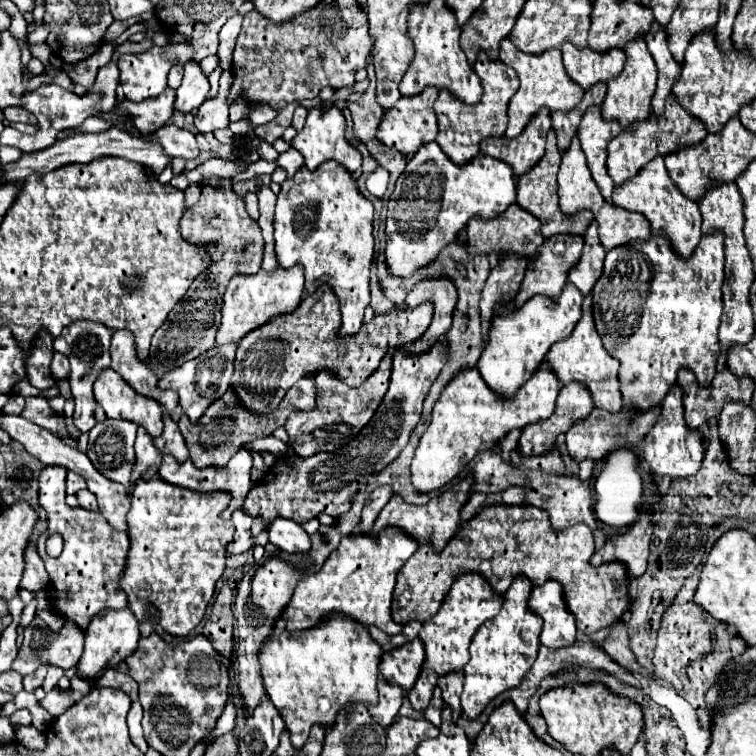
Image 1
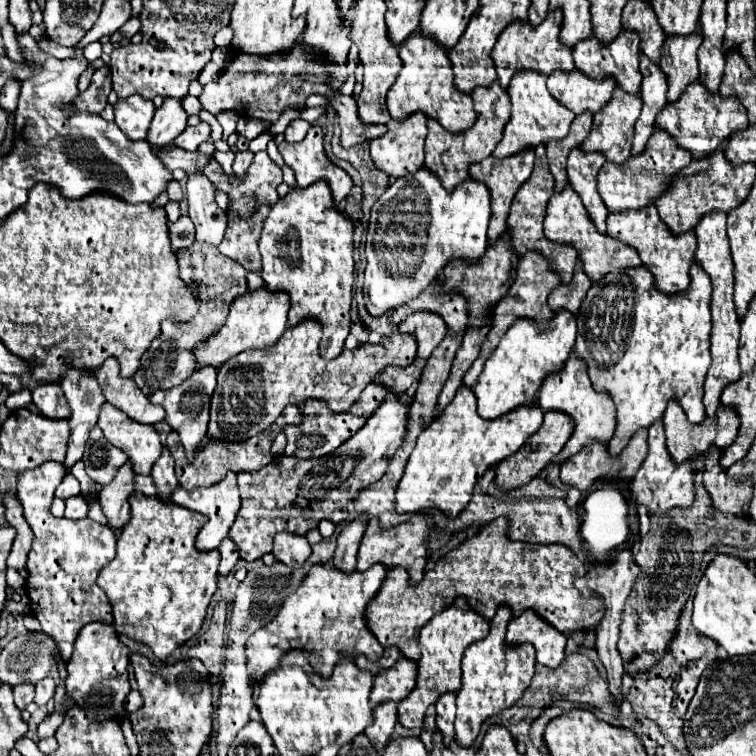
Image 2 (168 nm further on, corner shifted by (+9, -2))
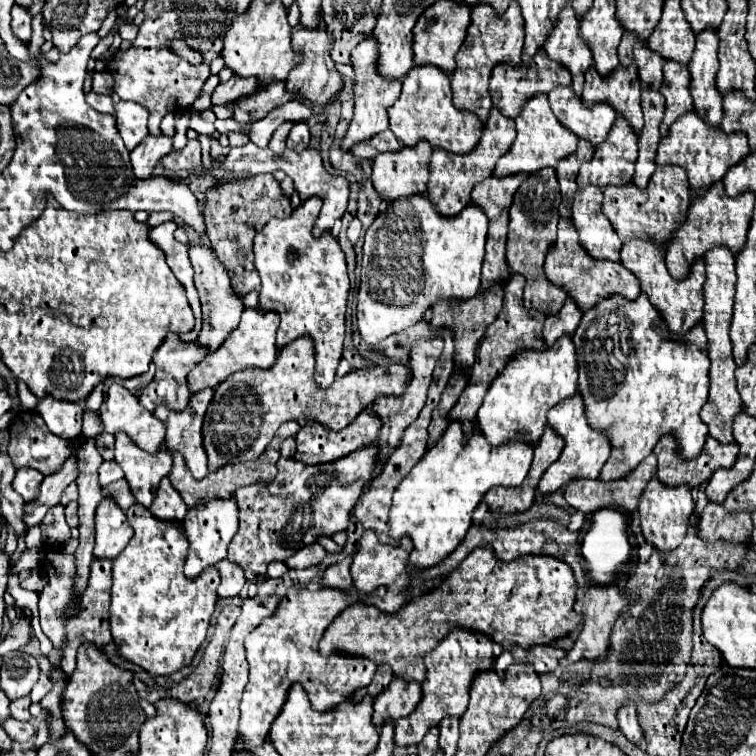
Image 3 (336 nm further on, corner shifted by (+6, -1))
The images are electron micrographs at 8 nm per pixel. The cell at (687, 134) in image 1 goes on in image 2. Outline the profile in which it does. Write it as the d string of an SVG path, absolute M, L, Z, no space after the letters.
M656 130L646 150L640 156L632 156L626 164L616 166L612 162L606 162L598 174L598 192L602 196L602 202L606 204L608 212L626 212L626 210L640 210L656 202L658 196L666 192L666 188L672 184L672 180L690 164L690 154L682 150L674 138L670 138L668 132Z

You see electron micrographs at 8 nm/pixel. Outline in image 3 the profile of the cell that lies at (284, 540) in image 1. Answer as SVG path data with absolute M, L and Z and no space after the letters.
M313 543L313 545L301 547L295 555L287 557L285 565L289 569L307 569L307 567L319 565L323 561L323 557L325 557L325 549L319 543Z

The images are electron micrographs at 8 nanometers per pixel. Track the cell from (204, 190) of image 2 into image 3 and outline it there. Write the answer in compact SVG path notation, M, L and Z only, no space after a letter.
M197 243L189 249L189 259L191 259L191 265L195 269L195 287L199 291L201 303L203 303L203 329L201 329L197 339L201 345L207 345L209 351L213 351L213 349L217 349L217 345L221 345L221 341L225 341L225 337L237 325L237 321L241 317L243 303L241 303L241 299L233 297L233 293L229 293L231 281L229 281L225 267L217 259L215 249L211 249L205 243Z

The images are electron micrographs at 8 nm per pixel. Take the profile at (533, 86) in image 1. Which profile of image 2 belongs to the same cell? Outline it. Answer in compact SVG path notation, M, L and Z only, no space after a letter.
M532 70L518 72L510 82L508 96L512 100L512 118L504 128L504 136L502 136L500 144L492 152L494 158L502 160L502 158L514 156L522 150L536 148L538 144L546 144L550 140L560 140L560 138L568 136L574 114L550 96L550 92L546 88L546 76L544 74L538 74Z

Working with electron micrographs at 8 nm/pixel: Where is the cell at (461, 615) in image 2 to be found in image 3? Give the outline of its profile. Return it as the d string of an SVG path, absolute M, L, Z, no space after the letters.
M453 627L441 641L439 645L425 655L425 665L427 665L427 677L423 681L423 697L417 709L395 721L395 743L397 745L411 745L411 743L421 743L423 735L429 731L429 727L439 725L439 721L447 715L457 715L461 717L467 709L469 701L469 685L475 677L477 671L489 669L493 663L493 657L499 653L499 643L495 643L489 635L471 631L465 627Z

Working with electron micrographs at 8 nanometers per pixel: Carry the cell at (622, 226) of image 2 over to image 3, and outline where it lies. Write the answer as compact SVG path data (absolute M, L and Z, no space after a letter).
M631 239L623 243L621 249L621 263L631 269L639 281L641 281L641 291L651 297L651 303L663 311L665 321L669 321L669 329L675 333L687 333L697 321L703 317L703 297L701 297L701 285L705 281L705 261L703 257L697 257L695 263L691 265L689 273L685 279L675 279L667 271L665 265L665 247L661 243L655 243L653 239Z

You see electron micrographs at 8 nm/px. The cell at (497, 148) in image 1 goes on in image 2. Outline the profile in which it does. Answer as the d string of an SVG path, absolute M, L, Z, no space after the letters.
M524 150L524 152L520 152L512 158L504 158L504 160L490 156L484 162L470 166L470 176L474 176L476 182L486 182L486 188L490 190L492 218L490 218L490 226L488 226L488 244L494 244L496 238L500 238L502 232L506 232L506 218L508 218L512 198L514 198L516 190L530 178L532 166L534 166L534 152L532 150Z

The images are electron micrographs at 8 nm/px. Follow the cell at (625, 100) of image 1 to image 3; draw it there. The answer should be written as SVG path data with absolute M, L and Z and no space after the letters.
M619 115L615 119L611 131L609 131L609 137L601 145L595 147L595 153L593 153L593 157L589 161L581 163L577 183L579 183L579 187L587 185L587 183L593 183L593 185L599 185L599 187L615 185L615 183L623 185L623 181L633 179L635 159L637 159L637 133L629 125L629 121L623 115Z

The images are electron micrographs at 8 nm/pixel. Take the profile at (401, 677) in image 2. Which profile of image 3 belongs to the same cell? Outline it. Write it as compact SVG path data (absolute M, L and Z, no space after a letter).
M395 677L391 685L375 697L373 723L383 725L387 719L407 717L421 701L421 685L417 681L405 681Z

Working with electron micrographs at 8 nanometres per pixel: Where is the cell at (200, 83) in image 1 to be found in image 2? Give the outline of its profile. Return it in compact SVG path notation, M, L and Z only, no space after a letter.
M166 98L162 108L156 110L152 124L150 124L150 134L146 136L148 144L154 146L168 146L184 128L186 128L186 112L180 106L180 100L176 98Z

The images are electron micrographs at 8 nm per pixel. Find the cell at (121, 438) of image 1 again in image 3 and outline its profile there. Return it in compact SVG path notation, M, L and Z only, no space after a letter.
M103 461L101 463L101 467L99 467L99 485L101 487L111 485L111 483L119 481L121 477L123 477L123 471L117 465L117 461Z

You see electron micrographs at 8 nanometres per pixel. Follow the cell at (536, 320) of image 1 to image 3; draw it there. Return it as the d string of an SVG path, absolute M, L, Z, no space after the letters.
M563 335L547 349L523 349L509 357L505 369L491 383L483 405L479 407L477 423L491 445L503 445L515 437L537 443L547 425L547 411L575 391L577 355L571 335Z

